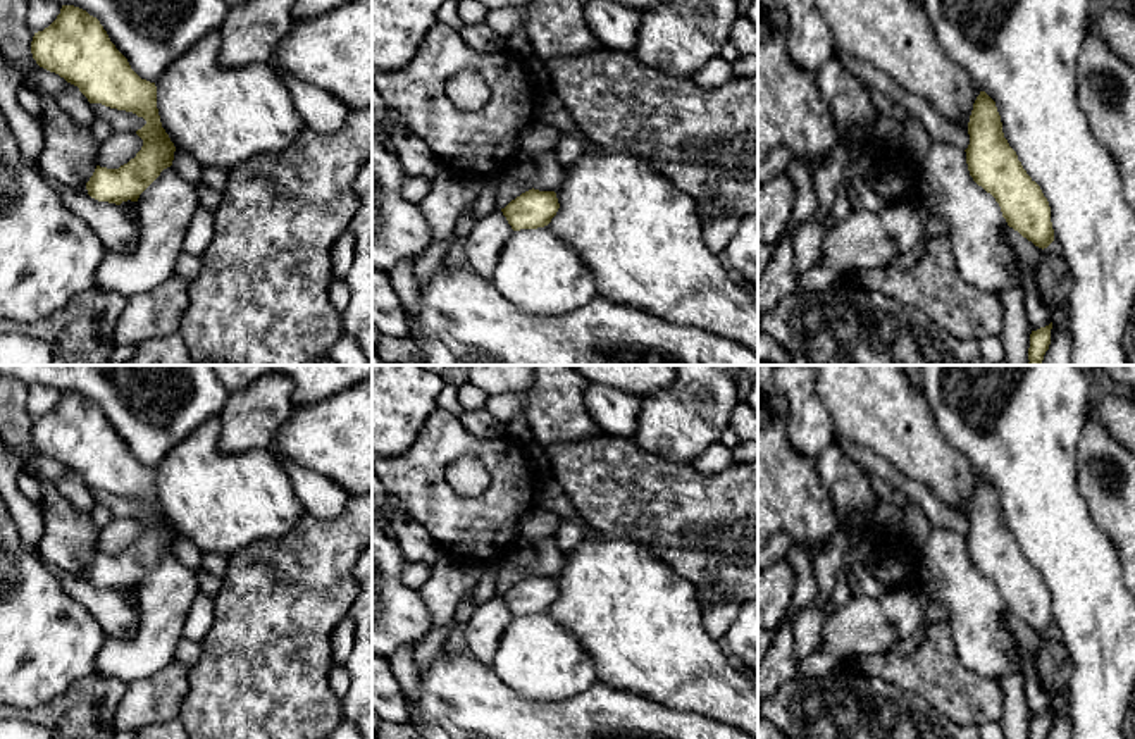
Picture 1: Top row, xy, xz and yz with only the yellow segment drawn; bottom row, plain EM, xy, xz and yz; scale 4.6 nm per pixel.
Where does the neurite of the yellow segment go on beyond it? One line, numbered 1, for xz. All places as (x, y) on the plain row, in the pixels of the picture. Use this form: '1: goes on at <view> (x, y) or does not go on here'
1: does not go on here

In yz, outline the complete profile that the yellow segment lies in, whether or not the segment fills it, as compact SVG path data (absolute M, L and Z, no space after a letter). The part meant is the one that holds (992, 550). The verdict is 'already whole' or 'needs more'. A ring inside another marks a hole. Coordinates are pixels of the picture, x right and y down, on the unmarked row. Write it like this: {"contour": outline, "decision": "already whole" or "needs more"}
{"contour": "M980 477L968 508L966 550L973 567L990 579L1008 612L1039 634L1054 627L1051 593L1002 519L995 487Z", "decision": "already whole"}

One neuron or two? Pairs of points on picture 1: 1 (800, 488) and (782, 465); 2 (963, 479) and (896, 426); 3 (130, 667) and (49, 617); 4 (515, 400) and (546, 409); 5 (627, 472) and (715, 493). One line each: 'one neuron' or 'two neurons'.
1: one neuron
2: one neuron
3: two neurons
4: two neurons
5: one neuron

